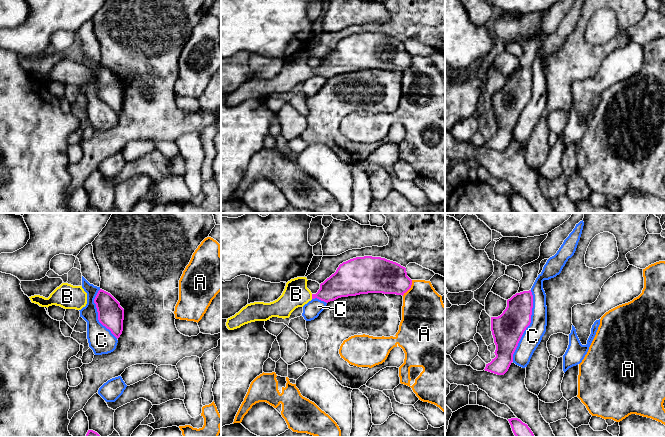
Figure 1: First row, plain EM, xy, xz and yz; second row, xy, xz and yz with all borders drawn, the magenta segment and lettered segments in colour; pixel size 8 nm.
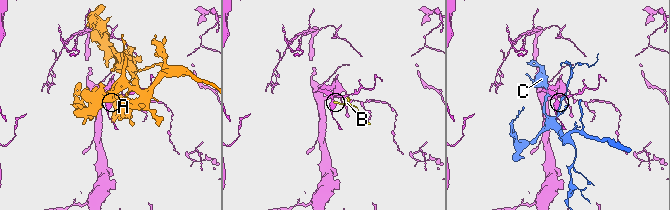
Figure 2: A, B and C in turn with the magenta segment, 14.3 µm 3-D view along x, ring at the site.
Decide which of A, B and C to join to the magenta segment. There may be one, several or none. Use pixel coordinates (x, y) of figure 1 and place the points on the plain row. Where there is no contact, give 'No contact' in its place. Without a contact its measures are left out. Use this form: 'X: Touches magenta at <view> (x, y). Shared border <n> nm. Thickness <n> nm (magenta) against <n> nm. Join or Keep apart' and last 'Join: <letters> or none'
A: Touches magenta at xz (409, 64). Shared border 150 nm. Thickness 280 nm (magenta) against 360 nm. Keep apart
B: Touches magenta at xz (312, 72). Shared border 40 nm. Thickness 200 nm (magenta) against 200 nm. Join
C: Touches magenta at yz (528, 101). Shared border 600 nm. Thickness 260 nm (magenta) against 160 nm. Keep apart
Join: B

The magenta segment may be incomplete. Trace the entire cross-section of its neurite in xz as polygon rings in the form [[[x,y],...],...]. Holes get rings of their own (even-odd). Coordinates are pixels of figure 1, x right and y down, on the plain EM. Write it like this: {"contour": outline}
{"contour": [[[356,33],[339,41],[336,48],[320,60],[316,70],[307,64],[307,54],[297,53],[286,59],[282,71],[270,79],[247,80],[234,92],[227,95],[229,106],[272,93],[289,94],[298,83],[312,75],[326,79],[341,73],[368,69],[404,71],[412,61],[406,44],[381,33]]]}

